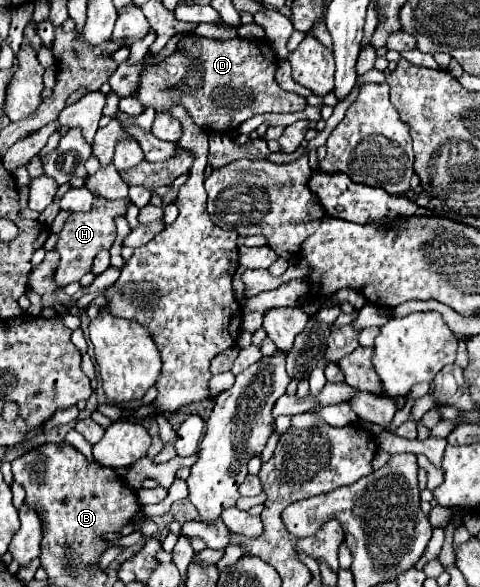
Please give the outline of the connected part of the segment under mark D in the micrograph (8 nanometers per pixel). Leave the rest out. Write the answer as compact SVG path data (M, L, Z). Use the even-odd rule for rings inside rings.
M183 36L177 52L163 64L147 68L139 76L135 98L143 106L155 106L159 112L171 104L183 104L195 124L205 132L233 132L241 122L263 112L301 112L307 100L283 90L275 80L275 54L265 40L213 40L201 36Z

